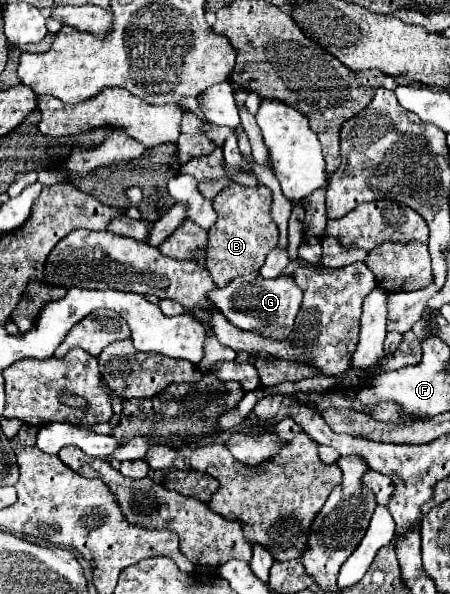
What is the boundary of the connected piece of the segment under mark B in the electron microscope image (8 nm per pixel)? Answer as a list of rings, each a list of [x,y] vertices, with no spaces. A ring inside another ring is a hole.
[[[237,183],[227,185],[215,199],[213,207],[219,213],[217,223],[209,231],[207,271],[217,287],[225,287],[231,279],[247,273],[257,273],[267,253],[277,245],[277,225],[271,217],[273,193],[265,185],[243,187]]]

